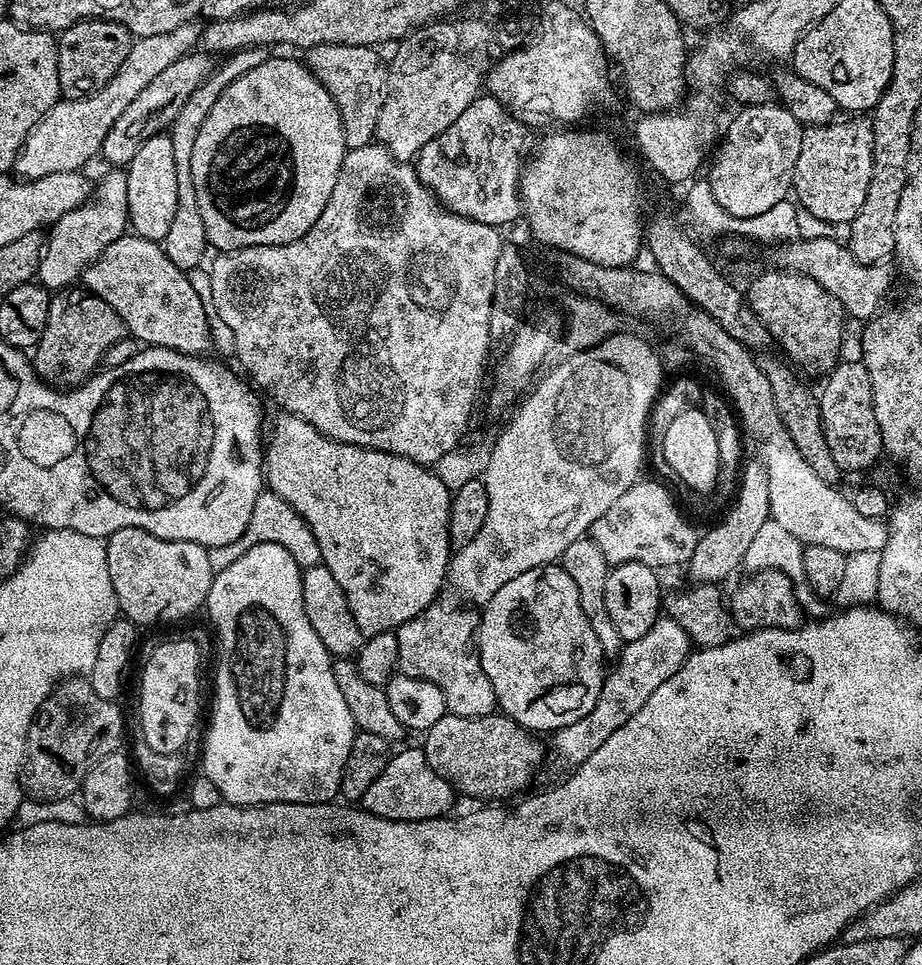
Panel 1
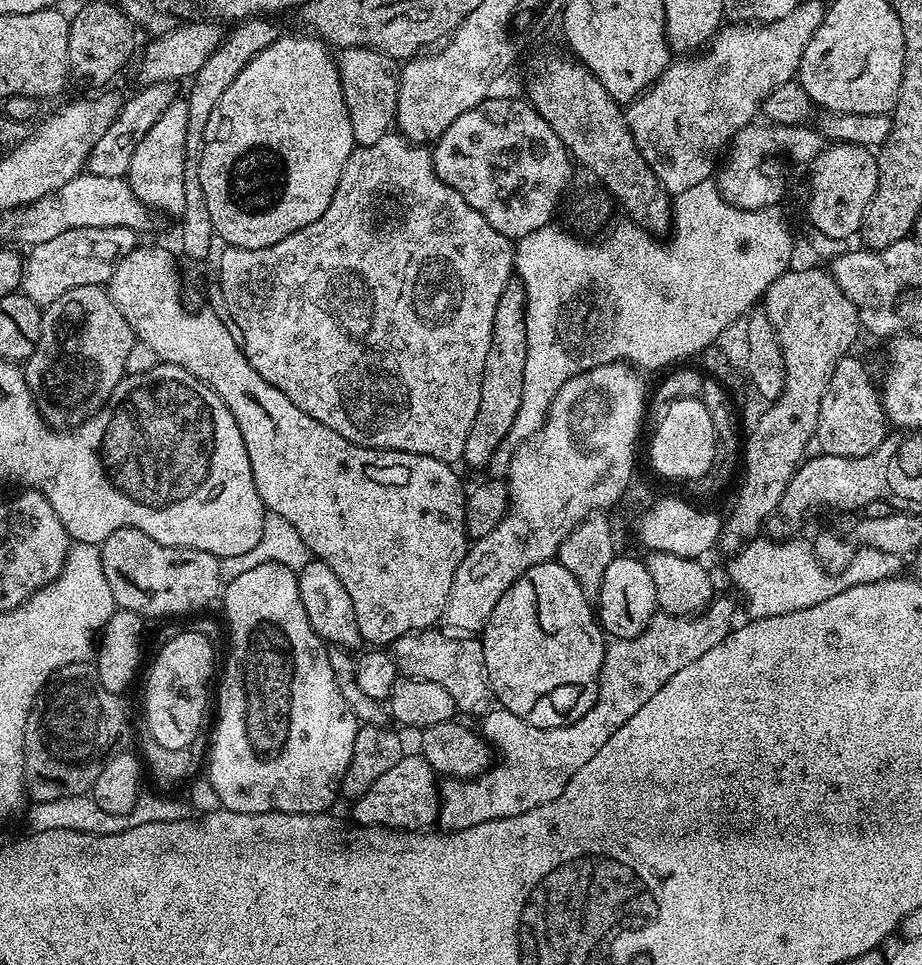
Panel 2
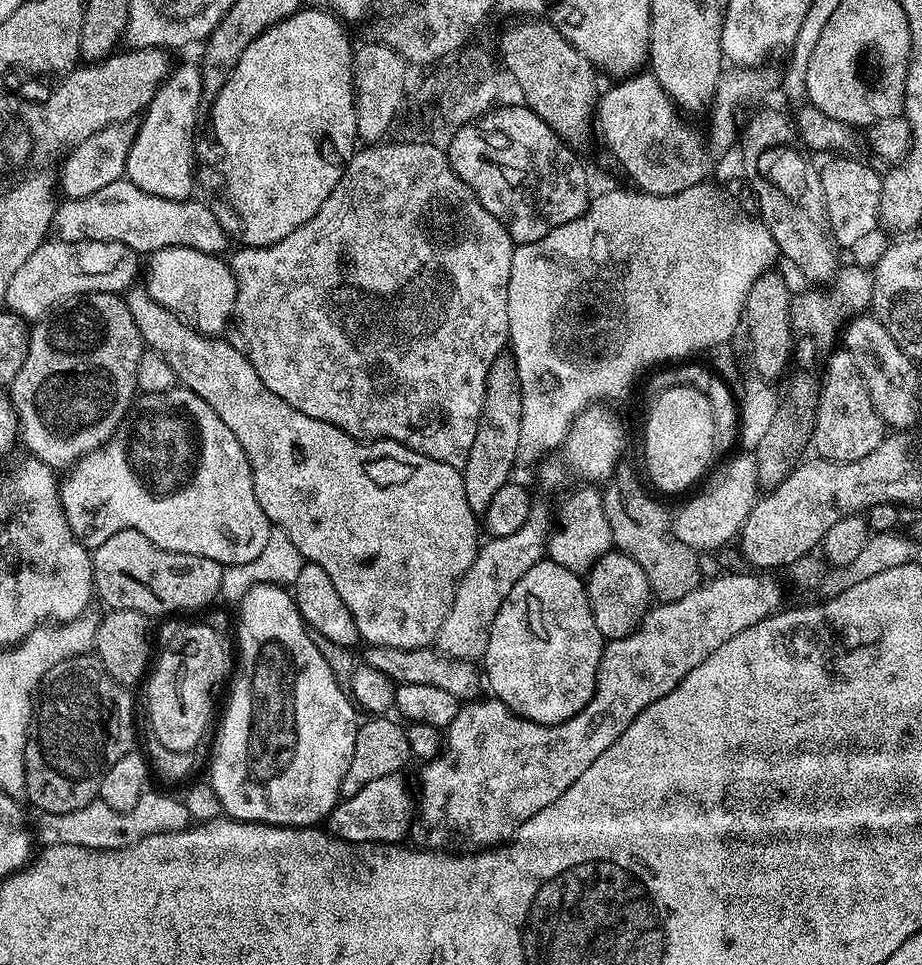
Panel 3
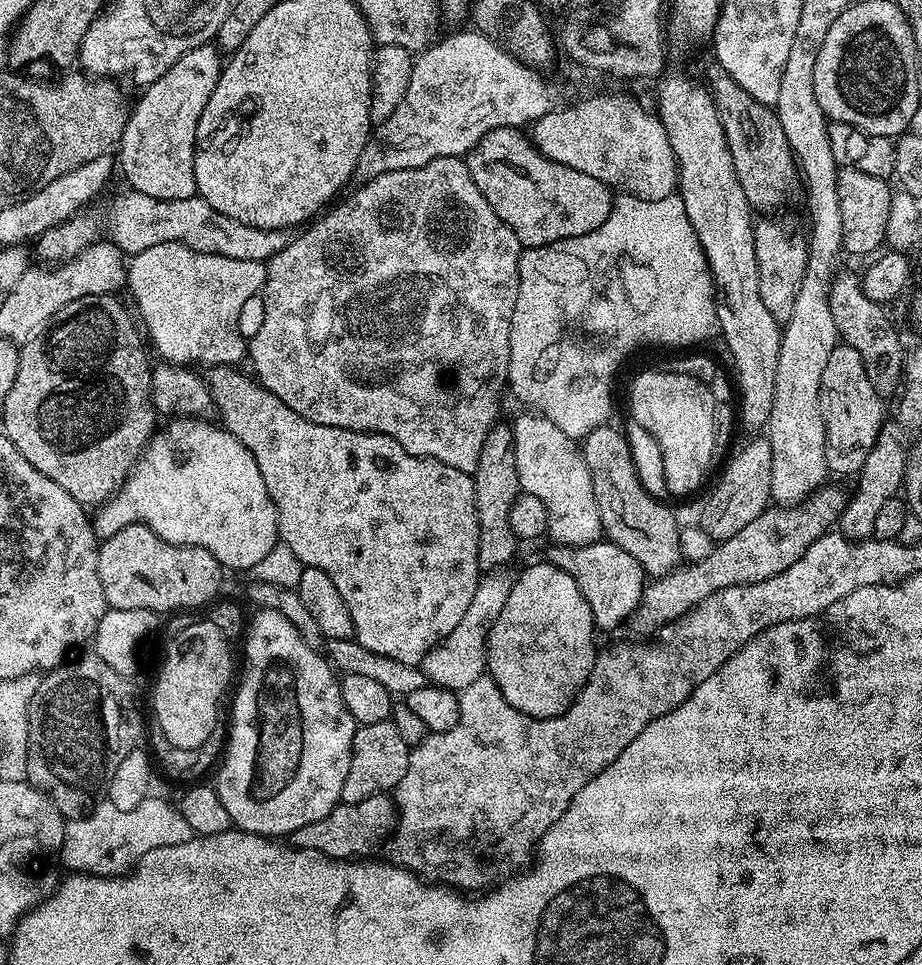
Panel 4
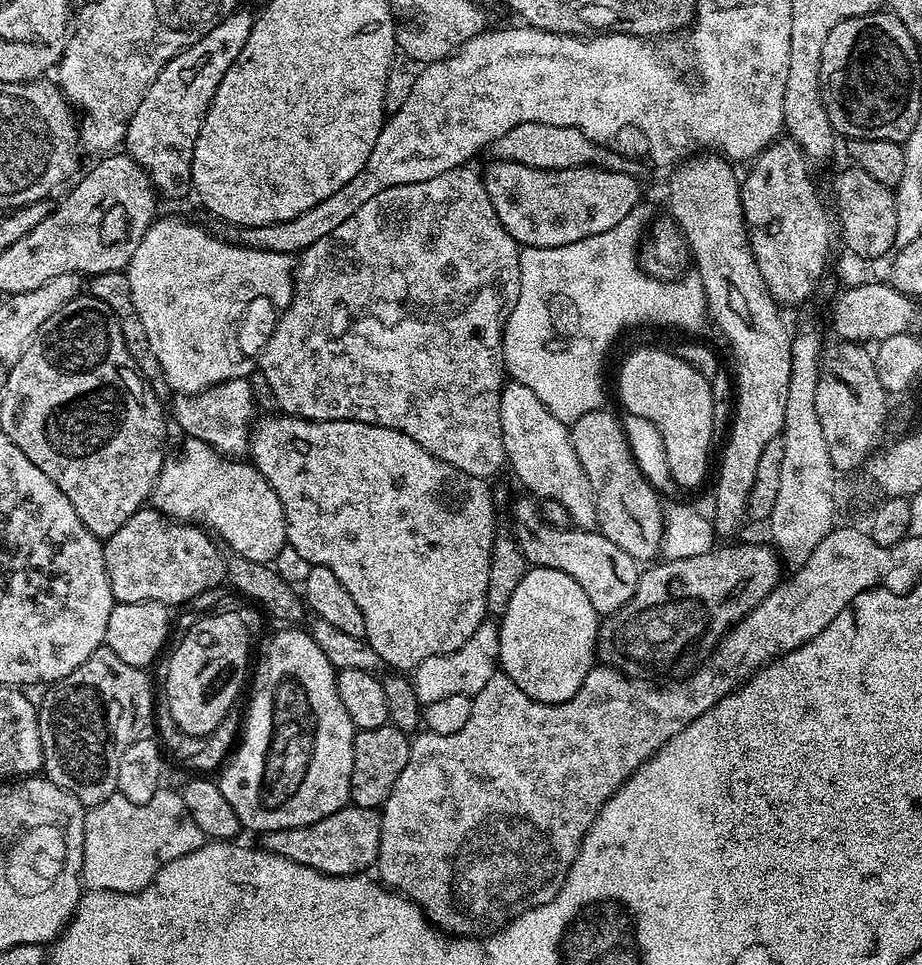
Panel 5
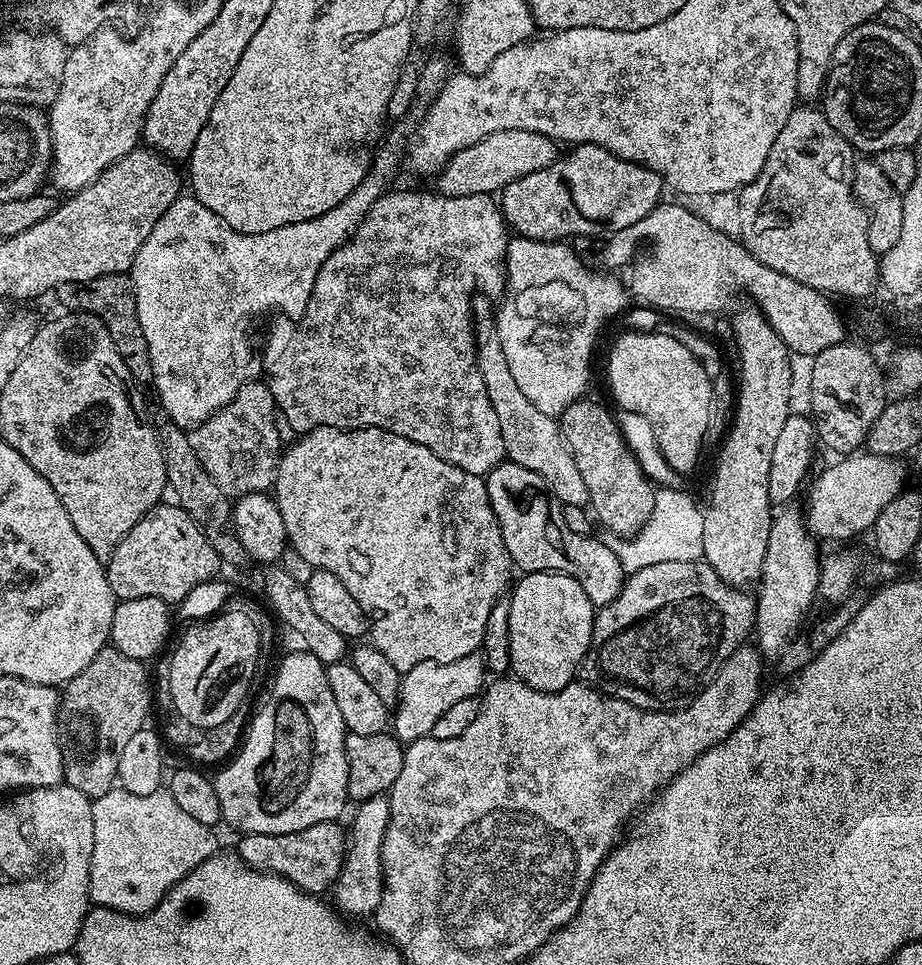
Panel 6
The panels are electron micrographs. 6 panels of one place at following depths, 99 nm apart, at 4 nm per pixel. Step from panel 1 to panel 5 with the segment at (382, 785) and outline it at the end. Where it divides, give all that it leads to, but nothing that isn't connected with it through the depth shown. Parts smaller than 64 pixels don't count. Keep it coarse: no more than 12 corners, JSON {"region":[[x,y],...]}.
{"region":[[345,806],[263,833],[262,847],[327,876],[375,865],[381,813]]}

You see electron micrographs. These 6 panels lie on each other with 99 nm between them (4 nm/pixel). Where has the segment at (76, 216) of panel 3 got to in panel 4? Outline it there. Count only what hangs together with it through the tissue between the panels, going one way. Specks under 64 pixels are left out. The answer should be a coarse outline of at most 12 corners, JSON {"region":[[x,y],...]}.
{"region":[[124,190],[108,212],[129,257],[178,242],[263,265],[294,239],[246,226],[199,194]]}

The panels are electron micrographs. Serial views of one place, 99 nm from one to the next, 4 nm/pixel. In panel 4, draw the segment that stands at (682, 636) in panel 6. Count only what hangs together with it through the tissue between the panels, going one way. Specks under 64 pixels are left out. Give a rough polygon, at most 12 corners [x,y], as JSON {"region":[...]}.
{"region":[[817,488],[768,507],[710,558],[645,587],[630,627],[648,638],[718,590],[790,570],[839,521]]}

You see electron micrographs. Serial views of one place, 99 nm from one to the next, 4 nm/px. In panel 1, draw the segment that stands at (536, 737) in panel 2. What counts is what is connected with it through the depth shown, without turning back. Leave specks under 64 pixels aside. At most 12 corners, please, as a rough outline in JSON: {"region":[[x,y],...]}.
{"region":[[658,618],[627,641],[586,718],[556,729],[579,766],[689,655],[686,630]]}

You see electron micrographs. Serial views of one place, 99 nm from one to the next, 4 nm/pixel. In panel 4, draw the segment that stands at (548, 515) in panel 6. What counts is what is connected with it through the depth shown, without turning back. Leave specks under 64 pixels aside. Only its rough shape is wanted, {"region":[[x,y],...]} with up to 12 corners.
{"region":[[611,542],[549,548],[590,606],[597,629],[631,621],[646,587]]}

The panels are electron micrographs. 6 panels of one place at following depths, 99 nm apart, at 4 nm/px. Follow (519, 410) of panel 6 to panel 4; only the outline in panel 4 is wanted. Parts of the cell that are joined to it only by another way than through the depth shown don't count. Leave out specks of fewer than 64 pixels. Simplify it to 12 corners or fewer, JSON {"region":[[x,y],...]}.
{"region":[[537,412],[511,423],[520,489],[544,502],[547,537],[603,537],[577,441]]}

